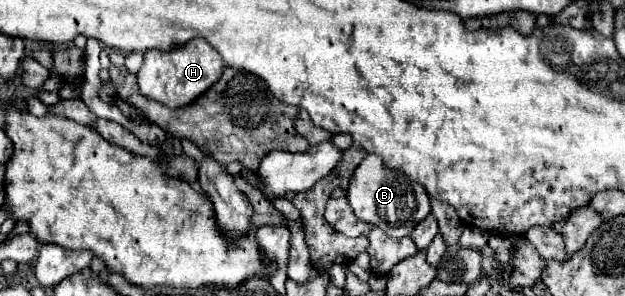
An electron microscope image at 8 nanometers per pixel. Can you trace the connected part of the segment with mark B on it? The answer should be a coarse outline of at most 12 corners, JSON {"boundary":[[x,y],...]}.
{"boundary":[[366,155],[346,199],[394,239],[430,213],[426,189]]}

